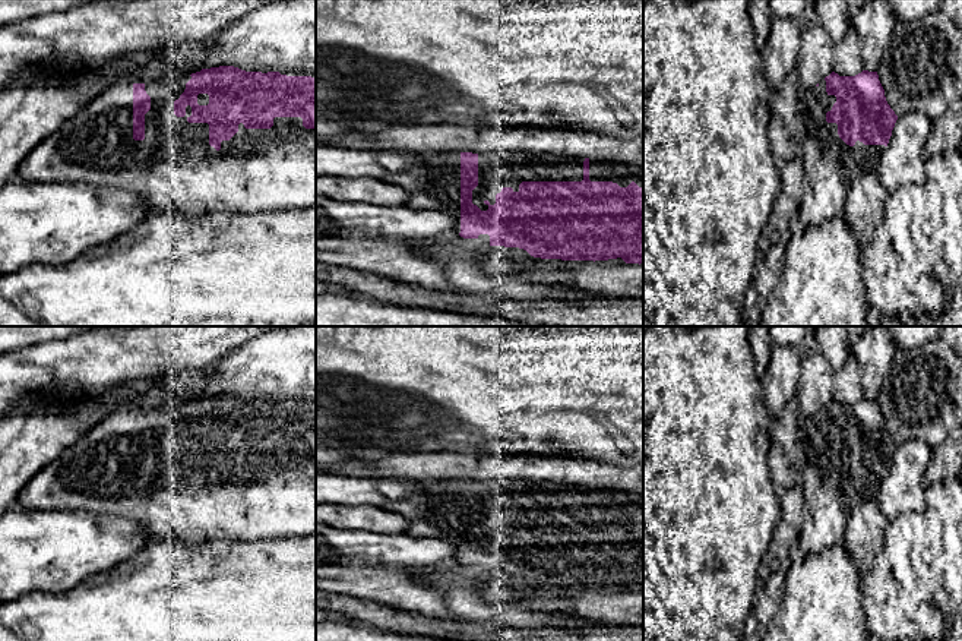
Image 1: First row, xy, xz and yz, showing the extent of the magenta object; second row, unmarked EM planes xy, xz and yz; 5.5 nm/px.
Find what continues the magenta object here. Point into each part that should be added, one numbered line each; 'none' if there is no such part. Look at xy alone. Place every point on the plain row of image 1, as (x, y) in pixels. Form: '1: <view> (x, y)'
1: xy (174, 496)

